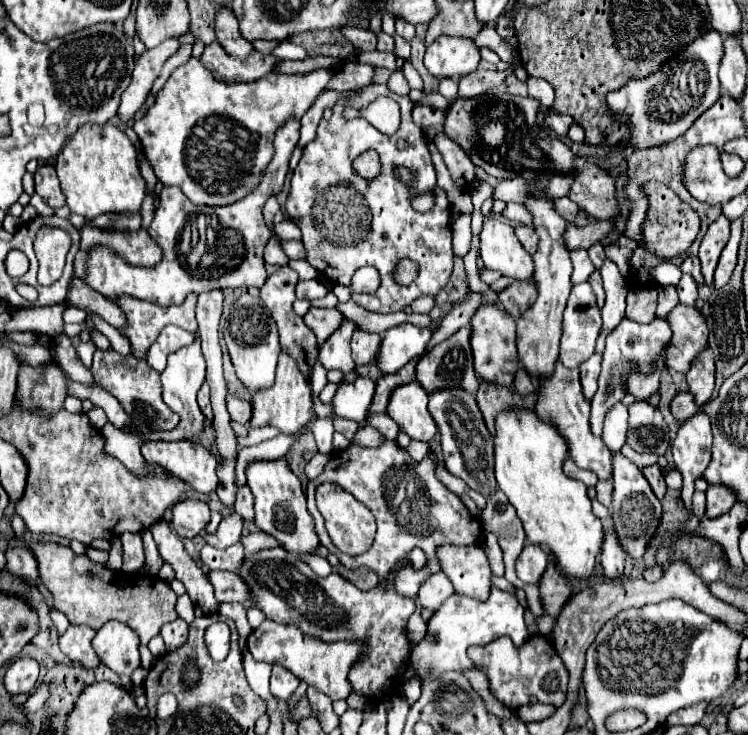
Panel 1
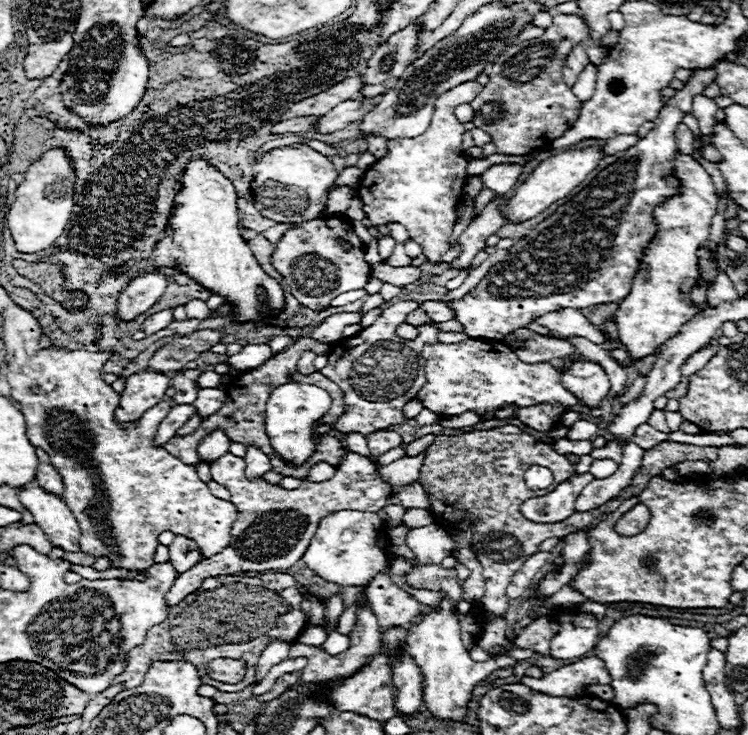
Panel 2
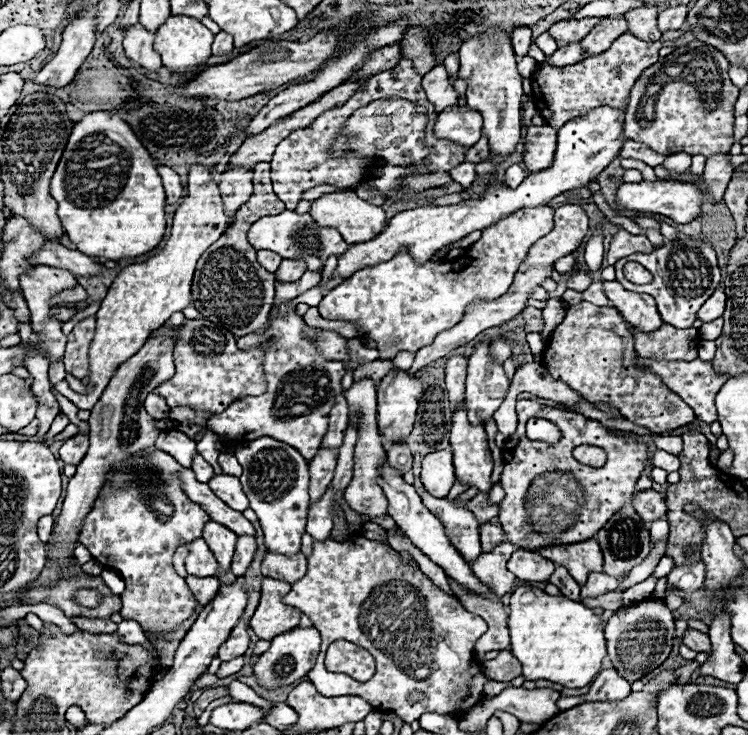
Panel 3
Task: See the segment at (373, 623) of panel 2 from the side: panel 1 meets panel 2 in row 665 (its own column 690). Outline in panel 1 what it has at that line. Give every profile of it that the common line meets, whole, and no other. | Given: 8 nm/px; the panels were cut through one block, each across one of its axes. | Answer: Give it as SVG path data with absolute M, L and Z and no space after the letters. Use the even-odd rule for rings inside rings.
M678 304L668 314L668 322L674 334L672 334L672 346L668 350L666 366L686 374L692 360L708 346L706 320L696 308Z

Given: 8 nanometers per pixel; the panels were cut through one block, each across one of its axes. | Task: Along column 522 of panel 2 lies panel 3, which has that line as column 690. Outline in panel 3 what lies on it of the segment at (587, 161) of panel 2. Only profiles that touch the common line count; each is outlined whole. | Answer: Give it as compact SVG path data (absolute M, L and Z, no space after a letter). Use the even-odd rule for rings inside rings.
M642 180L636 184L622 184L616 194L616 202L626 210L640 210L640 212L654 212L672 218L678 224L692 222L702 212L704 194L694 182L678 182L678 180Z

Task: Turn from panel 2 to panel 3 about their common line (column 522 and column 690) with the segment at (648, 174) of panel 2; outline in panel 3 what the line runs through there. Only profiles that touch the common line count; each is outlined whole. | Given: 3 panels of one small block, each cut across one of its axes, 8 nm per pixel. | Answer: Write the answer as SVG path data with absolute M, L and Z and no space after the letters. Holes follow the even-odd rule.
M682 238L682 240L672 240L672 242L664 242L662 246L654 246L652 252L638 252L638 254L630 254L628 258L622 258L614 264L616 268L616 280L626 286L632 292L646 292L652 294L656 304L658 304L658 312L662 316L664 324L672 324L676 328L690 328L692 322L696 320L696 310L712 296L712 292L718 288L720 284L720 268L716 262L716 252L712 250L710 242L702 242L702 240L690 240L690 238ZM626 262L638 262L644 268L648 268L654 276L654 280L650 284L638 286L638 284L630 284L624 278L624 264Z

